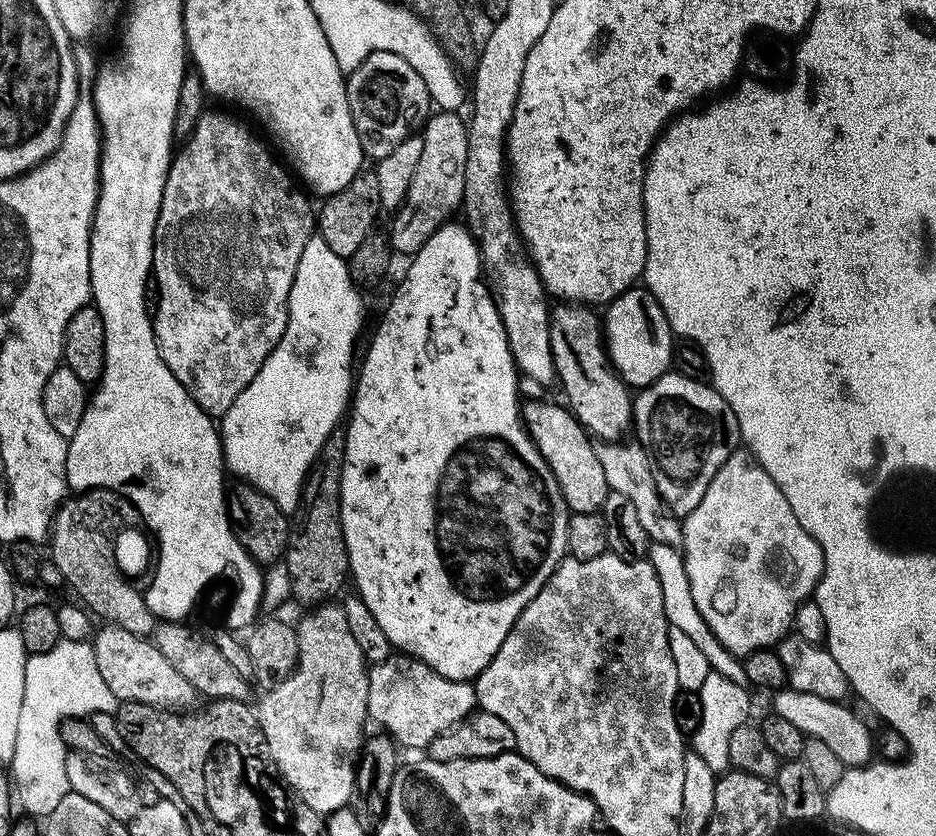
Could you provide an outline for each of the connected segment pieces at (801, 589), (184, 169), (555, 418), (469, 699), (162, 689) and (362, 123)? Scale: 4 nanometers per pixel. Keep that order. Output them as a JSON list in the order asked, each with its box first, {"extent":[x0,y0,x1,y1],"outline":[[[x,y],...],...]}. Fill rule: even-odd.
[{"extent":[682,455,824,658],"outline":[[[739,455],[731,456],[722,470],[714,474],[714,482],[706,486],[702,502],[698,502],[695,510],[682,520],[682,553],[694,609],[708,623],[717,642],[737,658],[779,645],[789,635],[800,604],[815,593],[824,572],[824,552],[820,543],[802,522],[798,522],[798,518],[794,518],[794,510],[790,510],[790,502],[786,502],[774,478],[770,478],[759,464],[747,463],[740,464]]]},{"extent":[152,116,314,418],"outline":[[[201,116],[196,124],[196,129],[188,137],[184,148],[175,153],[171,168],[168,169],[166,186],[162,190],[162,206],[158,210],[156,229],[154,230],[154,242],[152,243],[152,271],[154,284],[160,287],[160,301],[154,304],[154,327],[156,330],[156,345],[160,348],[162,362],[170,366],[174,378],[186,386],[186,390],[202,406],[202,410],[213,418],[222,418],[226,410],[246,390],[246,386],[262,370],[262,362],[278,346],[282,334],[286,334],[286,322],[288,321],[288,299],[290,290],[294,286],[294,274],[298,270],[298,258],[302,258],[302,250],[306,250],[306,242],[314,235],[314,204],[304,197],[305,189],[296,188],[297,181],[291,180],[293,173],[264,171],[265,161],[259,158],[259,151],[248,136],[237,132],[235,125],[220,124],[220,120],[208,120]],[[254,175],[260,176],[262,182],[253,180]]]},{"extent":[522,400,610,513],"outline":[[[532,400],[522,408],[522,419],[536,449],[550,466],[564,500],[573,513],[600,512],[610,491],[606,482],[606,470],[598,462],[596,444],[567,407],[547,404],[544,400]]]},{"extent":[368,654,476,749],"outline":[[[393,654],[381,664],[368,668],[368,714],[371,723],[381,724],[384,727],[381,729],[401,749],[427,749],[435,736],[449,732],[468,719],[476,707],[476,690],[469,681],[442,678],[442,674],[412,656]]]},{"extent":[90,623,193,710],"outline":[[[105,623],[104,628],[97,627],[90,643],[94,650],[94,662],[98,662],[98,674],[106,681],[106,686],[115,694],[117,701],[142,702],[151,708],[176,710],[193,695],[192,687],[170,666],[162,650],[151,639],[130,634],[116,624]]]},{"extent":[346,52,434,162],"outline":[[[371,52],[350,73],[346,83],[348,85],[350,114],[354,118],[354,126],[358,130],[360,145],[365,157],[372,159],[373,156],[373,161],[376,162],[386,158],[386,154],[392,153],[396,147],[402,146],[402,142],[406,142],[406,138],[417,135],[423,129],[425,120],[428,119],[434,108],[428,93],[428,84],[422,80],[418,70],[414,70],[414,66],[410,66],[410,62],[406,62],[406,58],[402,58],[398,54]]]}]

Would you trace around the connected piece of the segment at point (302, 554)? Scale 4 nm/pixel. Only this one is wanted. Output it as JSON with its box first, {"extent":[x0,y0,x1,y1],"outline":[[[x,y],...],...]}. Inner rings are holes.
{"extent":[282,446,350,606],"outline":[[[336,446],[336,449],[330,452],[317,456],[316,463],[308,472],[304,493],[300,496],[298,515],[295,517],[286,555],[282,560],[289,570],[289,586],[293,599],[296,598],[302,604],[310,604],[308,606],[335,597],[332,595],[343,586],[344,580],[346,584],[350,576],[348,551],[340,521],[340,479],[344,465],[344,449]]]}

